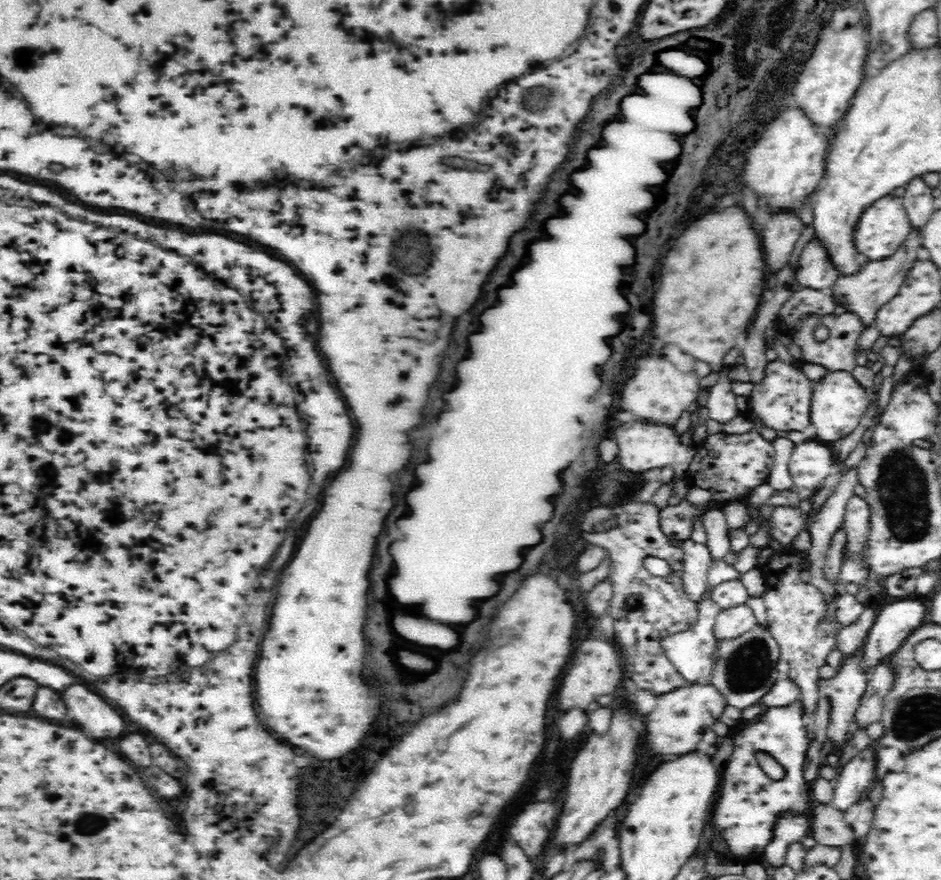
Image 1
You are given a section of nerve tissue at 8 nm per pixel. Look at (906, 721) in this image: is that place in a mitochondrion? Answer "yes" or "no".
yes

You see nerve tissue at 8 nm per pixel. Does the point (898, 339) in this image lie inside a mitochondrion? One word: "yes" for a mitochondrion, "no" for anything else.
no

